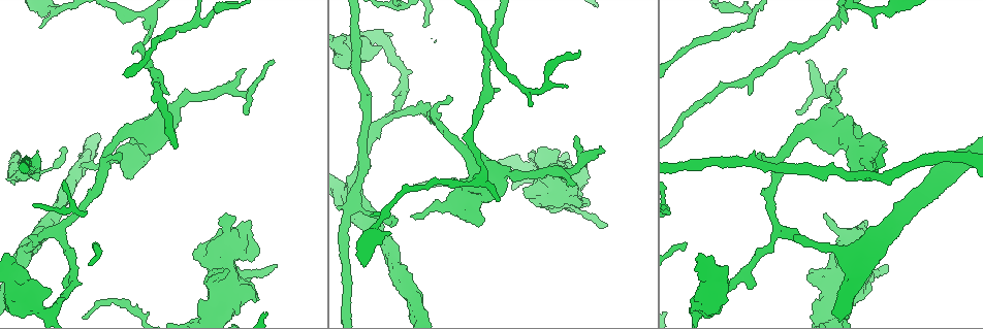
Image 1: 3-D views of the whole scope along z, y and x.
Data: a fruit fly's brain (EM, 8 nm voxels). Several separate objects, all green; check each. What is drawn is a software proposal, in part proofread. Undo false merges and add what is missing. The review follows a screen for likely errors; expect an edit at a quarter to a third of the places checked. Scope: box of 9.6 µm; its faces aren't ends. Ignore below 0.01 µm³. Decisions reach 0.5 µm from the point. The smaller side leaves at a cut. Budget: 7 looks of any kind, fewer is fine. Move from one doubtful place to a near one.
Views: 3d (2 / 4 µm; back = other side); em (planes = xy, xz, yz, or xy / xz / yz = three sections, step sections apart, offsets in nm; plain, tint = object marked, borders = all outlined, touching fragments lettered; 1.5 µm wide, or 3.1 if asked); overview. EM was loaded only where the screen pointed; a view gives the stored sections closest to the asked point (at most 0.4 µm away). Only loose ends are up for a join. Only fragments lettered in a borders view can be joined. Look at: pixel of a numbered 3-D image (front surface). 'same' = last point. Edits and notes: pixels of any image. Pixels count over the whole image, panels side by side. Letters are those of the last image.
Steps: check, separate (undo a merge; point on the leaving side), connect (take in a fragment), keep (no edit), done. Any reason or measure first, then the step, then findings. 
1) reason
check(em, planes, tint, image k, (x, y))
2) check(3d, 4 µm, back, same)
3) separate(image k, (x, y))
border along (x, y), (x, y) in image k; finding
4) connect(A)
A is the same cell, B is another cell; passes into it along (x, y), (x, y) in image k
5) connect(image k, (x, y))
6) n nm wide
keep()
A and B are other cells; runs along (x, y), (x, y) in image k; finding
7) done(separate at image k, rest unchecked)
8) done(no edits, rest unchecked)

an open end
check(em, planes, plain, image 1, (843, 69))

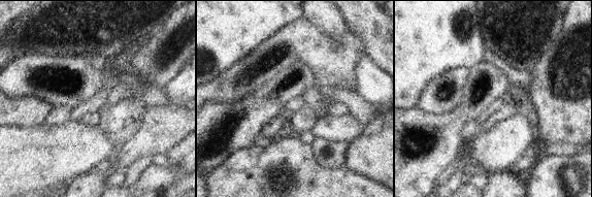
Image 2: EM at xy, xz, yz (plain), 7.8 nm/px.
check(em, planes, tint, same)

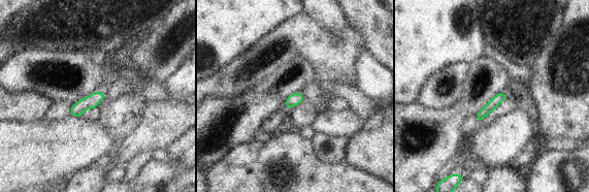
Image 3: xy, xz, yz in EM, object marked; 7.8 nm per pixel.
what lies round it
check(em, planes, borders, same)

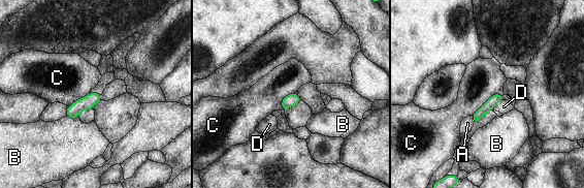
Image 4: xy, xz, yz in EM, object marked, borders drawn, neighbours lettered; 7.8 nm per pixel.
keep()
A, B, C and D are other cells; border along (503, 94), (493, 94), (471, 115) in image 4; none of them fits

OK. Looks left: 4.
thin end
check(3d, 2 µm, image 1, (246, 114))

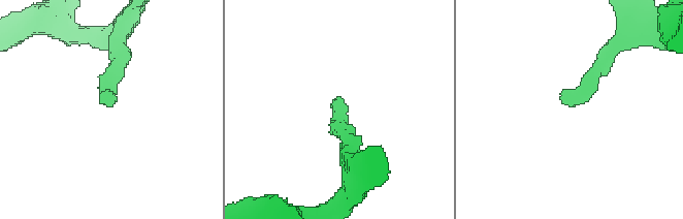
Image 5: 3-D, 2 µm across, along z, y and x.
shape alone is not enough
check(em, planes, borders, image 5, (103, 101))

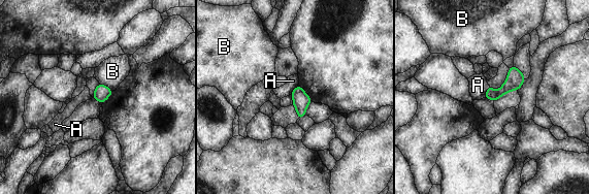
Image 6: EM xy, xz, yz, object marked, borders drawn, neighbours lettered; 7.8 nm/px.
90 nm wide
keep()
A and B are other cells; border along (489, 86), (484, 97) in image 6; none of them fits

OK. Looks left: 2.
an open end
check(3d, 4 µm, back, image 1, (234, 216))

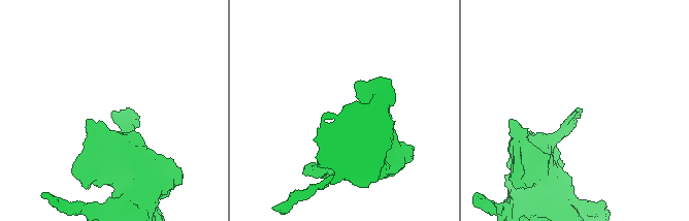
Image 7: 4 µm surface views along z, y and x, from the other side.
check(em, planes, borders, image 7, (573, 111))

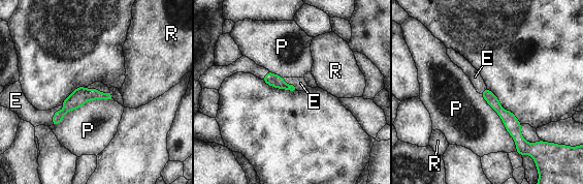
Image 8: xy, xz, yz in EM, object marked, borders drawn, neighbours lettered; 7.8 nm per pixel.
connect(E)
E is the same cell, P and R are other cells; passes into it along (79, 96), (56, 112), (24, 109) in image 8; it goes on there

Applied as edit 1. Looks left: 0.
done(connect at image 8, rest unchecked)

